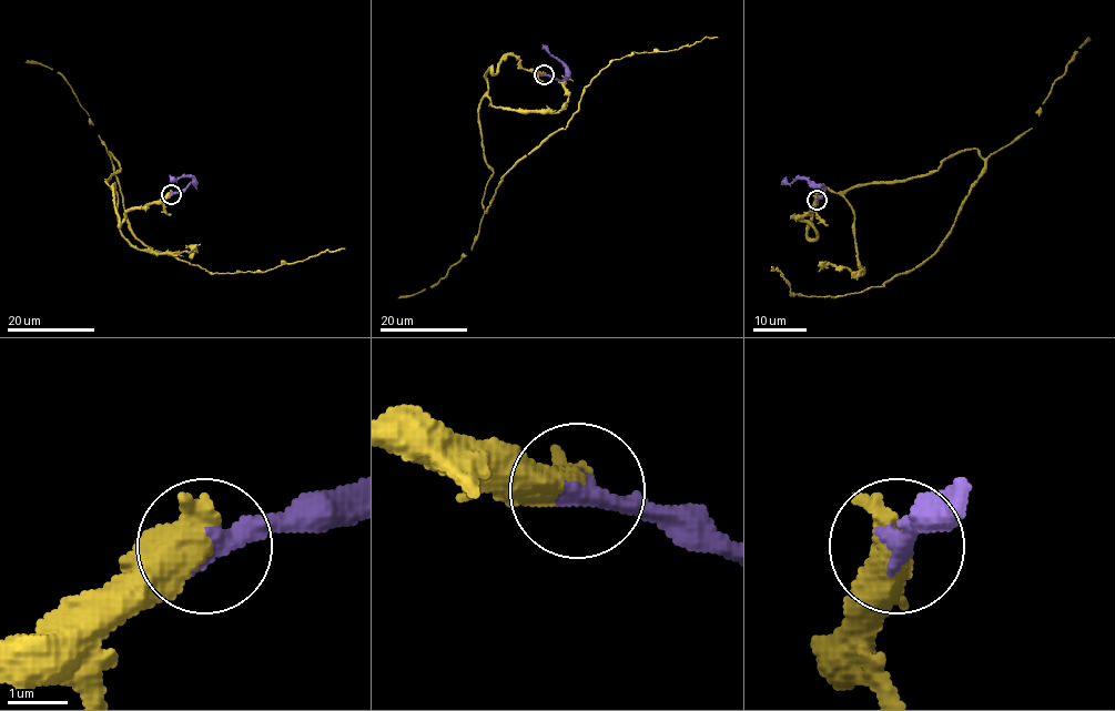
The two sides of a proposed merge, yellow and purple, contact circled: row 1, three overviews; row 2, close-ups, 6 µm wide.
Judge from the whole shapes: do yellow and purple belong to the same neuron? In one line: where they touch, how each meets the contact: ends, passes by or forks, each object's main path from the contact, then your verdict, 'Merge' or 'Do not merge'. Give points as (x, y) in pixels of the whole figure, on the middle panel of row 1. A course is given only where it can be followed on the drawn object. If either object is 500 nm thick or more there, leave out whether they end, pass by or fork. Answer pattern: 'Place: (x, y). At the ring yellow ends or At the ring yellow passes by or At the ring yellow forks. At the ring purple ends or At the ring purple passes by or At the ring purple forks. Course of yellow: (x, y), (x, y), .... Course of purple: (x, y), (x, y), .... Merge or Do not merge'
Place: (544, 74). Course of yellow: (545, 74), (507, 54), (486, 72), (485, 212), (504, 176), (564, 129), (615, 59), (718, 37). Course of purple: (545, 74), (561, 80), (565, 67), (543, 44). Merge

